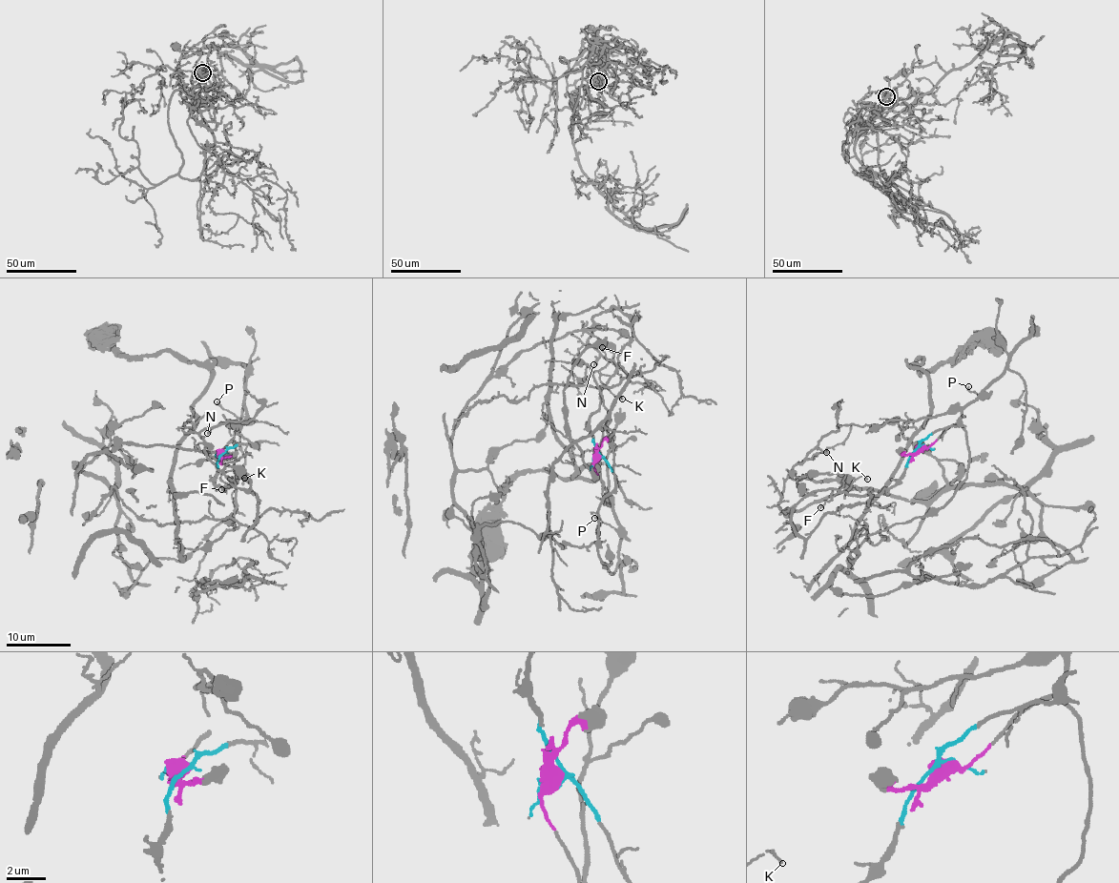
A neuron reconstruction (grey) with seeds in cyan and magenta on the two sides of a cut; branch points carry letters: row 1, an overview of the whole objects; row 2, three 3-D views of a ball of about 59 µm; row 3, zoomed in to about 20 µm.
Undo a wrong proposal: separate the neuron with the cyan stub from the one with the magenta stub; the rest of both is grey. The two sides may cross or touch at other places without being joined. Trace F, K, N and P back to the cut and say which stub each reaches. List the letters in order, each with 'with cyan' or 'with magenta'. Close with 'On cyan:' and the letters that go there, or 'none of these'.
F: with cyan
K: with cyan
N: with cyan
P: with magenta
On cyan: F, K, N

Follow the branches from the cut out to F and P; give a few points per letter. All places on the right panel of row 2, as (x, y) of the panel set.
F: (918, 447), (908, 460), (905, 472), (893, 485), (879, 494), (835, 493), (820, 507)
P: (918, 447), (934, 443), (959, 420), (968, 404), (983, 398), (968, 390), (968, 386)

